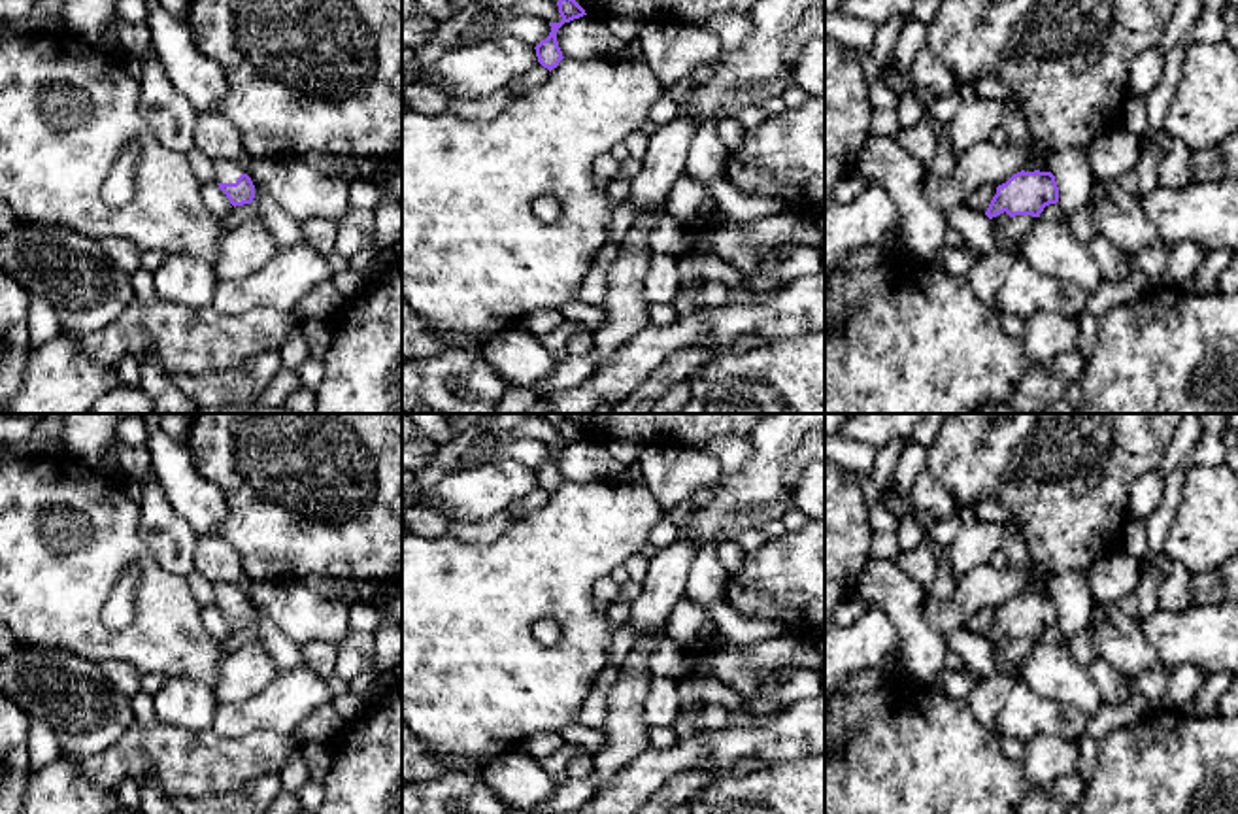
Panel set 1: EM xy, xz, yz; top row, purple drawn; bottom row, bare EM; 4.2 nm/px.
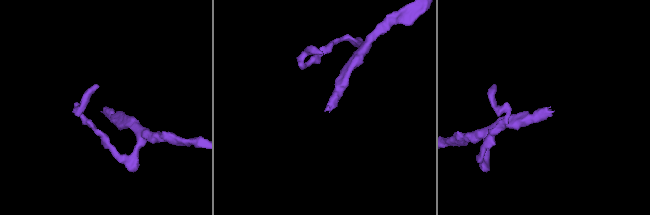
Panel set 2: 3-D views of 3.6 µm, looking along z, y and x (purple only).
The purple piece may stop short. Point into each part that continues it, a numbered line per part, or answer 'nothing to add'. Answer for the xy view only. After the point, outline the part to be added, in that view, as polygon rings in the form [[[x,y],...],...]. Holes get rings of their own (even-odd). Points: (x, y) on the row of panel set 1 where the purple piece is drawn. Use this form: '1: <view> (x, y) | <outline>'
1: xy (225, 170) | [[[234,161],[213,162],[215,183],[236,183],[243,170]]]

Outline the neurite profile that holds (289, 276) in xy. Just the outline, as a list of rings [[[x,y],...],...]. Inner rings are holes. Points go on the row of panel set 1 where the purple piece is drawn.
[[[310,244],[279,246],[260,270],[242,280],[219,280],[213,310],[223,315],[242,315],[255,308],[293,312],[315,285],[332,276],[326,255]]]

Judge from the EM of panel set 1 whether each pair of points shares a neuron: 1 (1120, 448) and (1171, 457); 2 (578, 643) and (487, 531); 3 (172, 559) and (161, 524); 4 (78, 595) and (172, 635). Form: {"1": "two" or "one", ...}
{"1": "two", "2": "two", "3": "one", "4": "one"}

